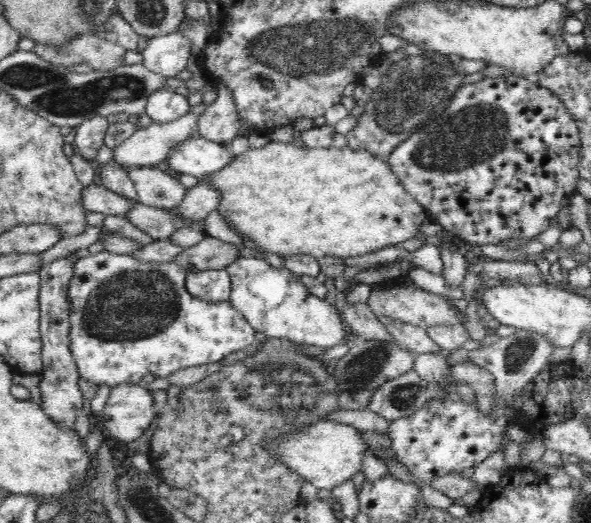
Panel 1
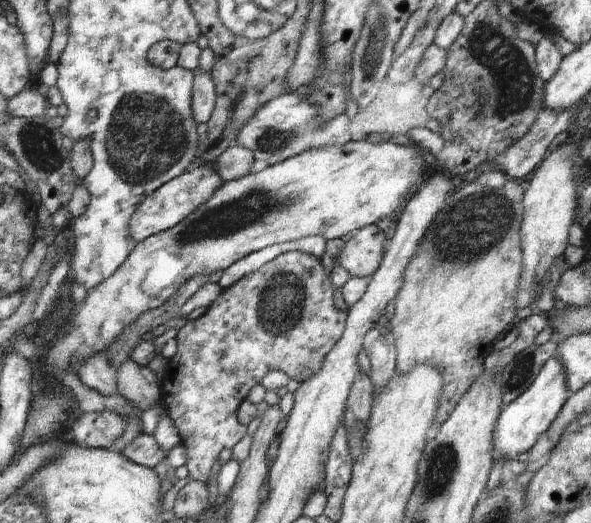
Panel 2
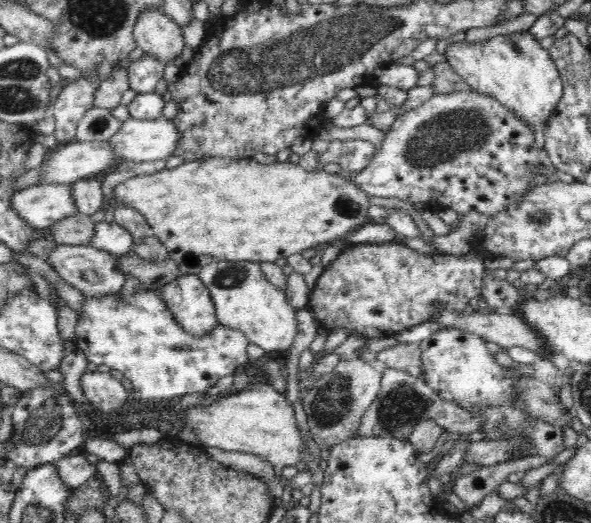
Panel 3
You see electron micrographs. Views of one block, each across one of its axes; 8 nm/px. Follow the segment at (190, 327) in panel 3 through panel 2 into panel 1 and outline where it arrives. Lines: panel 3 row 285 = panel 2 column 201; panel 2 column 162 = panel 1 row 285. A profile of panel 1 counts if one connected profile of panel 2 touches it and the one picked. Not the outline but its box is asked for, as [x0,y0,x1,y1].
[186,268,231,302]

